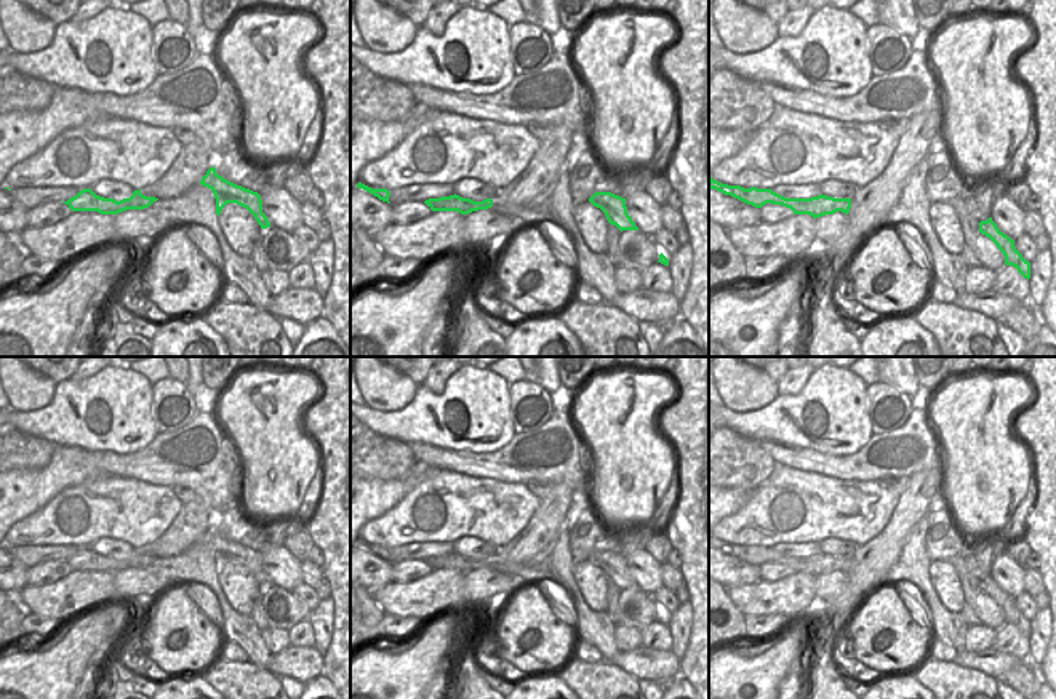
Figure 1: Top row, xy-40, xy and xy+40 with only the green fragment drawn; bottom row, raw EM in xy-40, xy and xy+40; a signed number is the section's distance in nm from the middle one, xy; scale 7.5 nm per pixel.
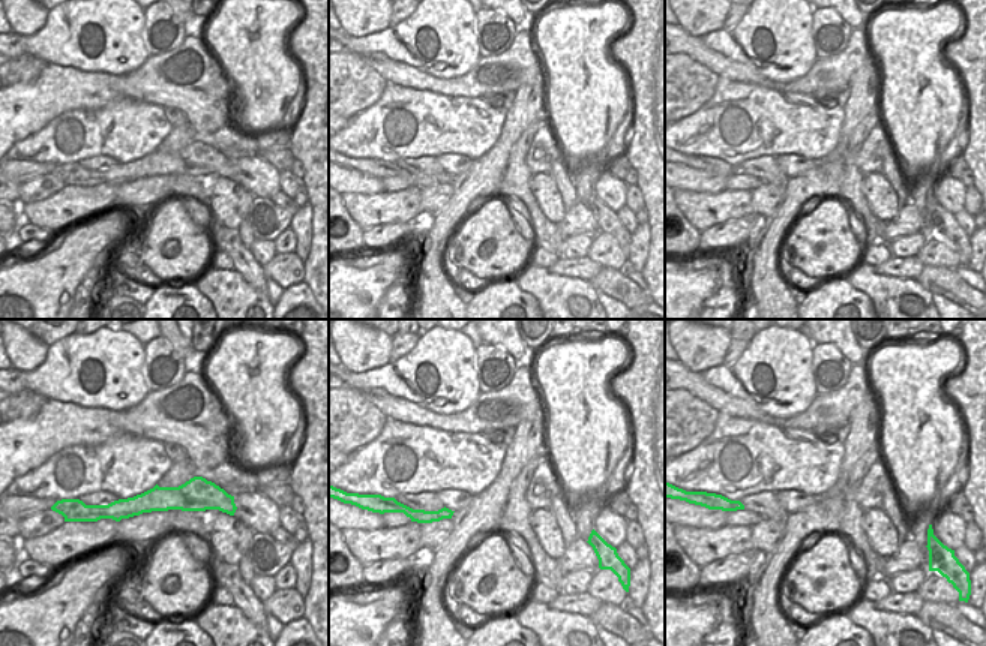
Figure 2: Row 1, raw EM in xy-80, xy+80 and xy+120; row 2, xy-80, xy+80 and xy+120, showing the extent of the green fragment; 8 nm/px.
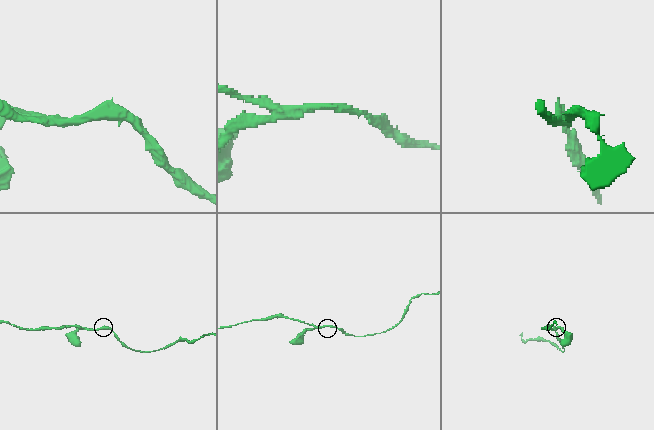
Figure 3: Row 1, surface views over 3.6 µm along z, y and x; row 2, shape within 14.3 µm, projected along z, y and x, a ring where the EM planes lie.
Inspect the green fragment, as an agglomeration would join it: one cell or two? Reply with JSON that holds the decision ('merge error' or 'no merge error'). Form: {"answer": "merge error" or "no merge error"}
{"answer": "merge error"}

